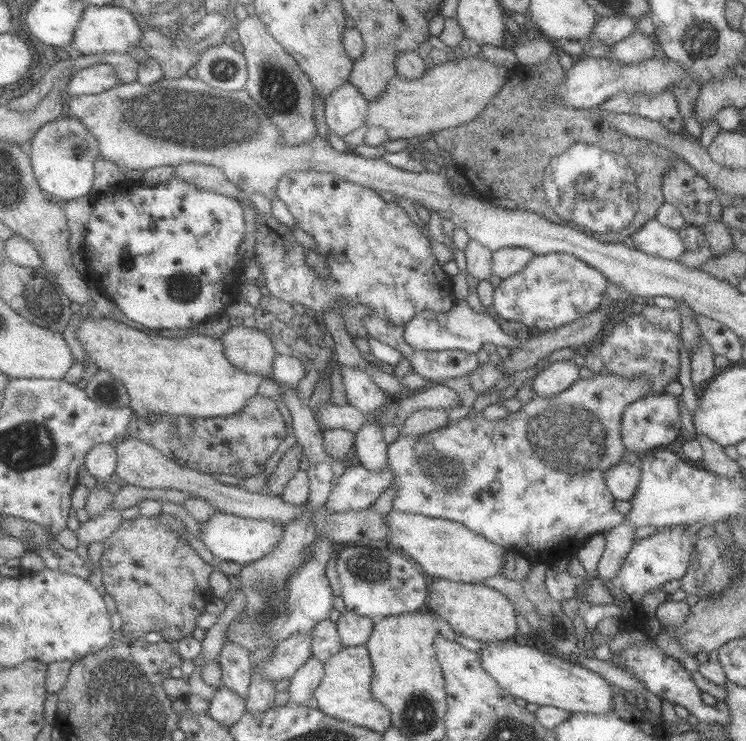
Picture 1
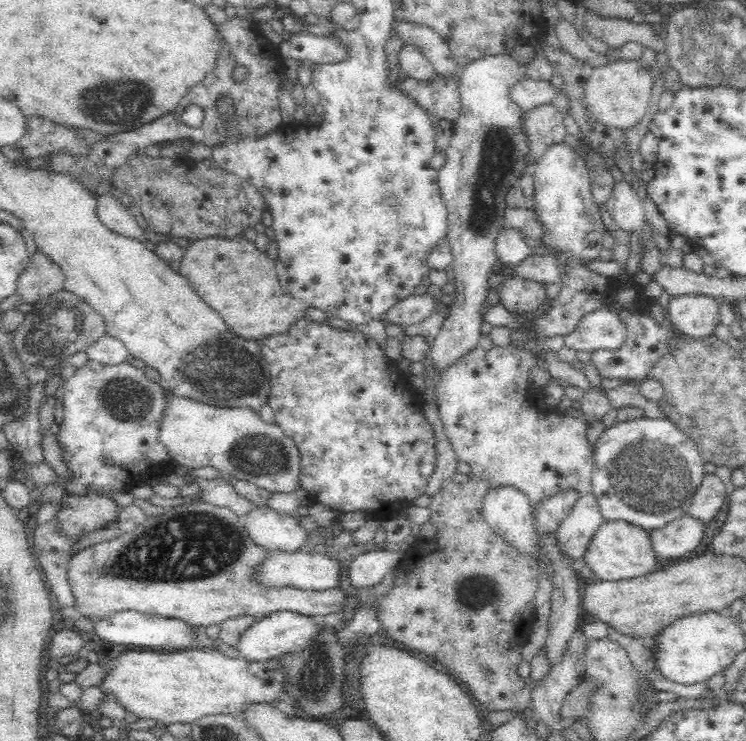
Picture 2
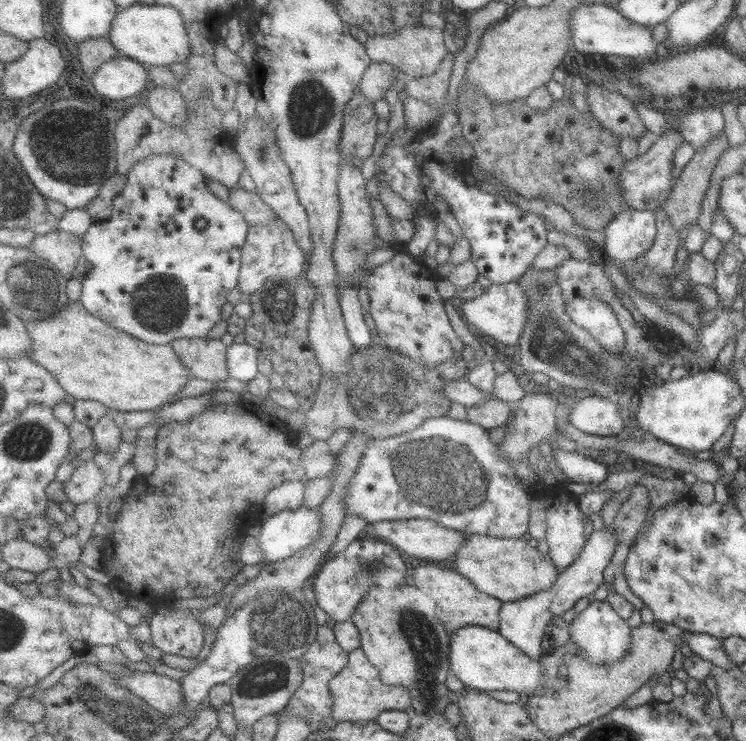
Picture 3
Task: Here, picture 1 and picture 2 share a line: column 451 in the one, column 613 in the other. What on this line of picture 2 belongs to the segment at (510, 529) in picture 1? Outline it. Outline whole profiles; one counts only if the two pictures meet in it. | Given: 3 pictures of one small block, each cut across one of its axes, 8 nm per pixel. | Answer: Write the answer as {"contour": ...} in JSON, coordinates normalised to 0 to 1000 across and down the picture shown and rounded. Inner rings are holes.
{"contour":[[[862,563],[847,568],[823,570],[804,588],[796,607],[796,634],[792,645],[792,664],[802,673],[811,703],[834,702],[877,715],[917,696],[924,690],[926,672],[938,659],[945,623],[933,599],[893,564]]]}

